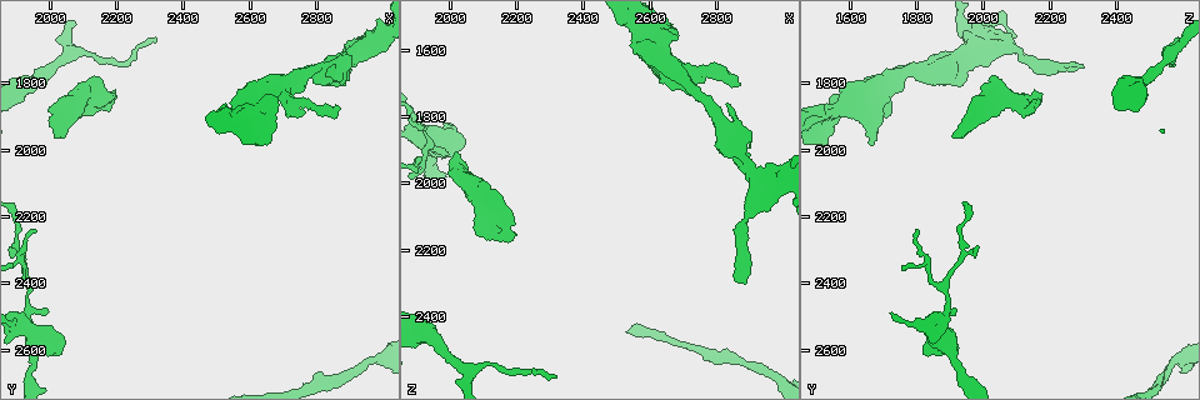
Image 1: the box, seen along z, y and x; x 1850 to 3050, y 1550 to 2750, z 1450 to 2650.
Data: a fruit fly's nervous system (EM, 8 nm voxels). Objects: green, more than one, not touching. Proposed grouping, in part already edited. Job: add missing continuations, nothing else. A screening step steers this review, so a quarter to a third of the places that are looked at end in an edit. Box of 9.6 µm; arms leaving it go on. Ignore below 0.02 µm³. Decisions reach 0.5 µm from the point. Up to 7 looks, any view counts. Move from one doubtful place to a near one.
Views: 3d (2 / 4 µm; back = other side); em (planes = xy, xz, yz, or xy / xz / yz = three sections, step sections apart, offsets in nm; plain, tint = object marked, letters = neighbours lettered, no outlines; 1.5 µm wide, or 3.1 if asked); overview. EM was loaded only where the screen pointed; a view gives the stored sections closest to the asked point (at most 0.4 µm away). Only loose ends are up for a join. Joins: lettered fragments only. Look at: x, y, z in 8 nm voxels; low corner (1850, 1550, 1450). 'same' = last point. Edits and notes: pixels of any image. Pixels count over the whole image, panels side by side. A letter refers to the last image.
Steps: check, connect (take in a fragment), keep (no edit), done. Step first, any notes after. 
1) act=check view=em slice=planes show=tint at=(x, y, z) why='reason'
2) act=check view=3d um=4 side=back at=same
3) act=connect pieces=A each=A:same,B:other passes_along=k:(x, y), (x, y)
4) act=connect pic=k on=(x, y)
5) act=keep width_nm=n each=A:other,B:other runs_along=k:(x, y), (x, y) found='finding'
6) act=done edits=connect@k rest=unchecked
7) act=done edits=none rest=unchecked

act=check view=em slice=planes show=plain at=(2880, 1750, 2300) why='free end'

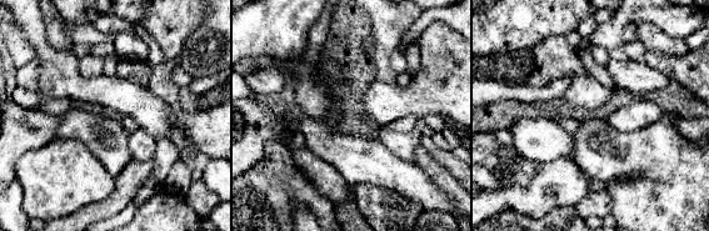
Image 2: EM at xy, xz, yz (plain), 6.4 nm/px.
act=check view=em slice=planes show=tint at=same

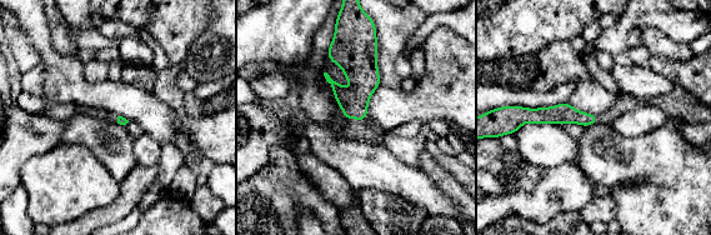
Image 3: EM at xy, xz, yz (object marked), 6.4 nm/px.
act=check view=em slice=planes show=letters at=same

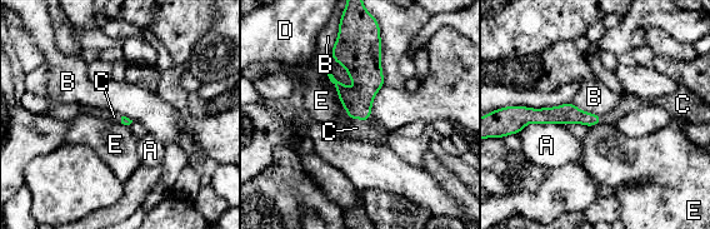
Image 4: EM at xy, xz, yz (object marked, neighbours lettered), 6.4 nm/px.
act=connect pieces=C each=A:other,B:other,C:same,D:other,E:other found='the cell continues'

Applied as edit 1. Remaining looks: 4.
act=check view=em slice=yz step=8 show=letters at=(2150, 1790, 2040) why='thick end'

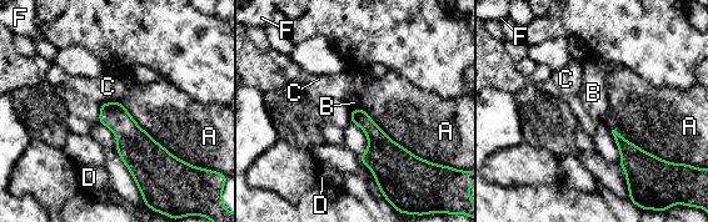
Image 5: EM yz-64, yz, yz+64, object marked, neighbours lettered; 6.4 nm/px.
act=check view=em slice=planes show=letters at=same why='cut it another way'

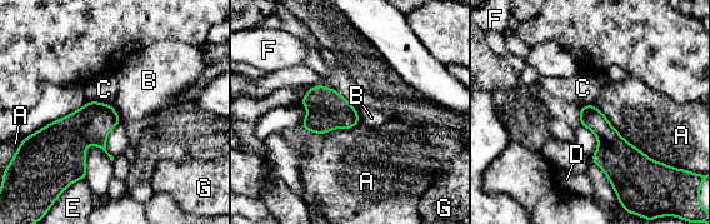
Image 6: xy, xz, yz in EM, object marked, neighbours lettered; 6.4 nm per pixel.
act=keep each=A:other,B:other,C:other,D:other,E:other,F:other,G:other border=6:(111, 105), (121, 120) found='no lettered fragment goes on from it'

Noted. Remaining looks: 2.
act=check view=em slice=planes show=letters at=(2830, 1780, 1760) why='tapers out'

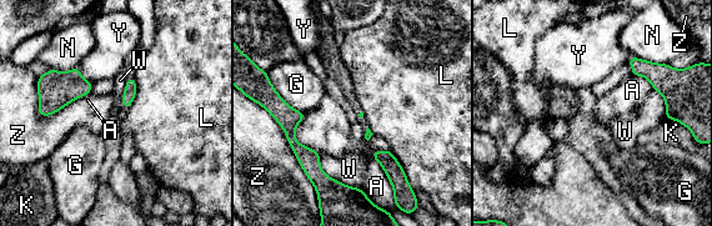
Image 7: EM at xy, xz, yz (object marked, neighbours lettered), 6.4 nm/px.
act=keep each=A:other,G:other,K:other,L:other,N:other,W:other,Y:other,Z:other border=7:(389, 150), (397, 160), (409, 184) found='no lettered fragment goes on from it'

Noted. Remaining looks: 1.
act=done edits=connect@4 rest=unchecked

